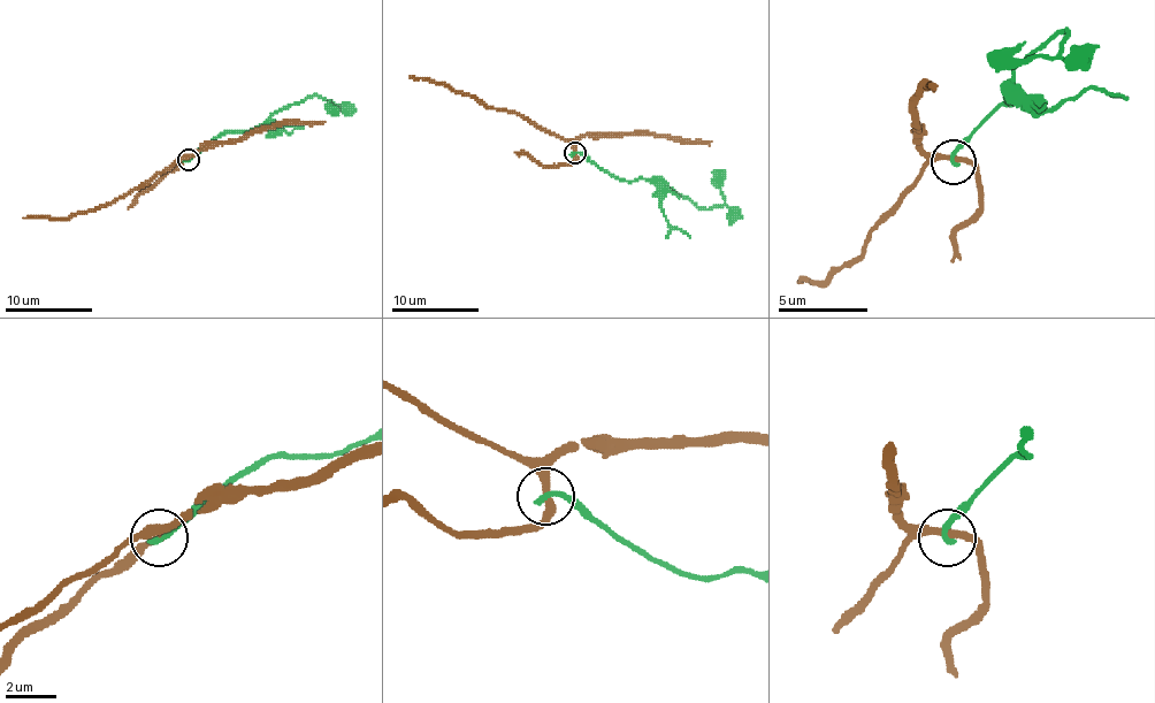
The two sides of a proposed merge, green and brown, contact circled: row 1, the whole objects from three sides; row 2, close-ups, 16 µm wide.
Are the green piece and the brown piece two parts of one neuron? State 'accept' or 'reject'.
reject

